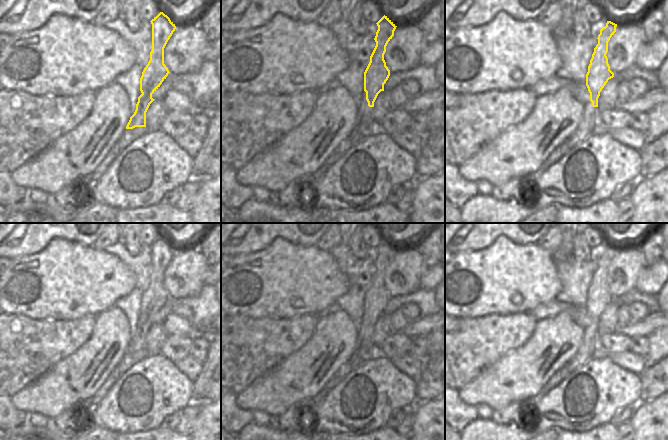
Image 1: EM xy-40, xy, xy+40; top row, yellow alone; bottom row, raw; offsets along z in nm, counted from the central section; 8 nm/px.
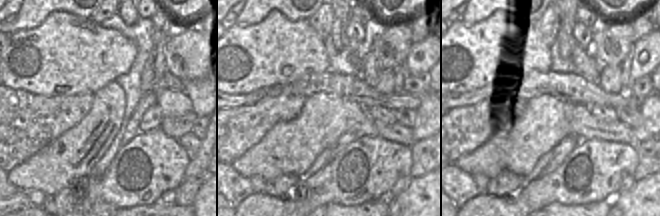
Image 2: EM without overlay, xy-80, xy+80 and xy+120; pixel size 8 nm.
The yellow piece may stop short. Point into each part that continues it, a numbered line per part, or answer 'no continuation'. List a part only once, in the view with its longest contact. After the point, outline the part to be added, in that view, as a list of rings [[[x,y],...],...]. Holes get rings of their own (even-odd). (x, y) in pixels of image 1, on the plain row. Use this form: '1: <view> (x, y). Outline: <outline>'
1: xy (365, 349). Outline: [[[362,316],[362,322],[358,329],[358,338],[356,340],[356,348],[350,358],[352,369],[355,369],[365,361],[373,358],[378,353],[377,348],[372,342],[373,331],[368,330],[366,324],[366,316]]]

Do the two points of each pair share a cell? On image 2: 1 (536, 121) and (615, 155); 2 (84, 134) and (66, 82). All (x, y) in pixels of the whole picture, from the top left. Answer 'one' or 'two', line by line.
1: two
2: two

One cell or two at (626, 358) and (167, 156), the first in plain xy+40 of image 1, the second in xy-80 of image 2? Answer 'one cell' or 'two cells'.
two cells

